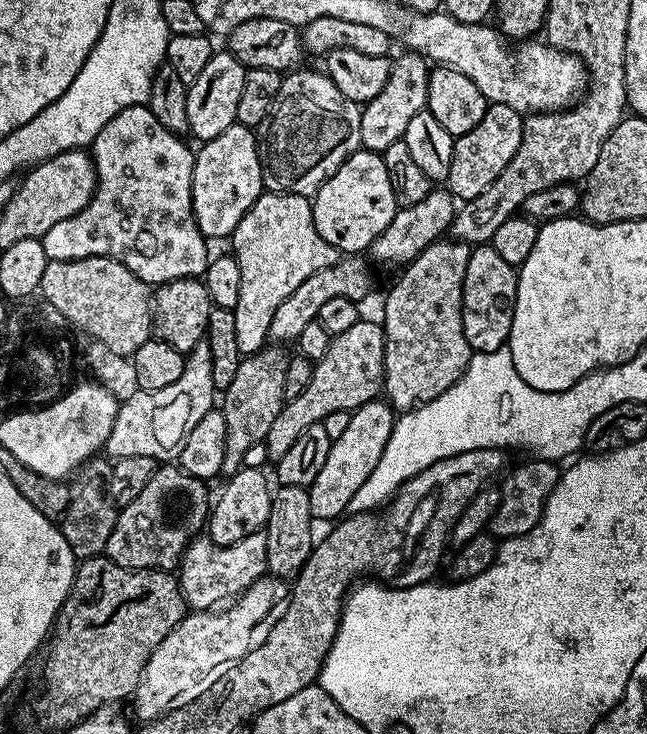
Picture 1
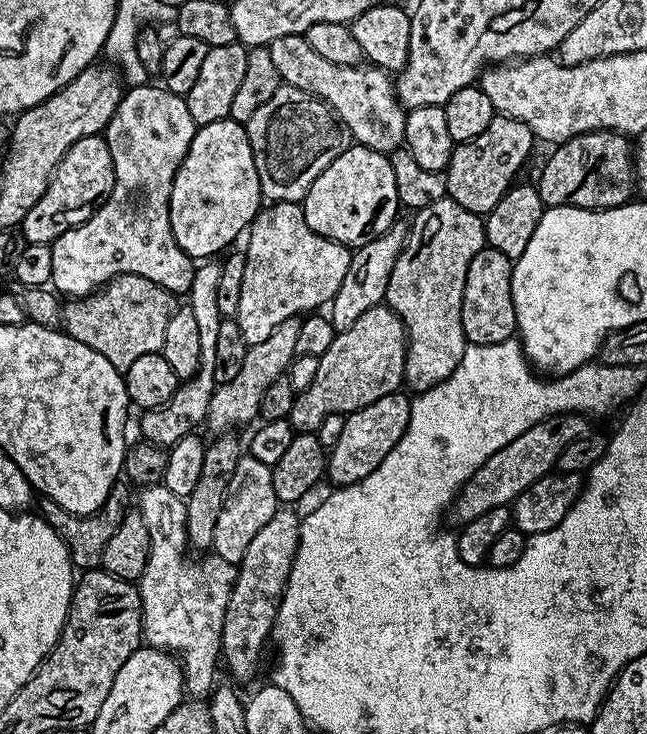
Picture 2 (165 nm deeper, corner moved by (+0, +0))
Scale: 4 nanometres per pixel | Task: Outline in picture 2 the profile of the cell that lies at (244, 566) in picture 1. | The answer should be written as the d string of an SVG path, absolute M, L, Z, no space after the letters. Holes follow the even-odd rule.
M163 482L140 488L138 494L140 517L146 522L146 530L156 533L152 538L150 563L142 570L138 581L144 627L142 640L149 648L161 648L175 654L184 669L187 695L204 698L211 693L217 679L222 622L226 618L226 602L230 602L236 581L237 565L215 554L205 555L208 556L205 560L188 560L190 545L186 534L185 497L174 494L174 490L166 490ZM163 504L169 504L168 512ZM167 520L172 523L168 528L172 540L159 536Z

